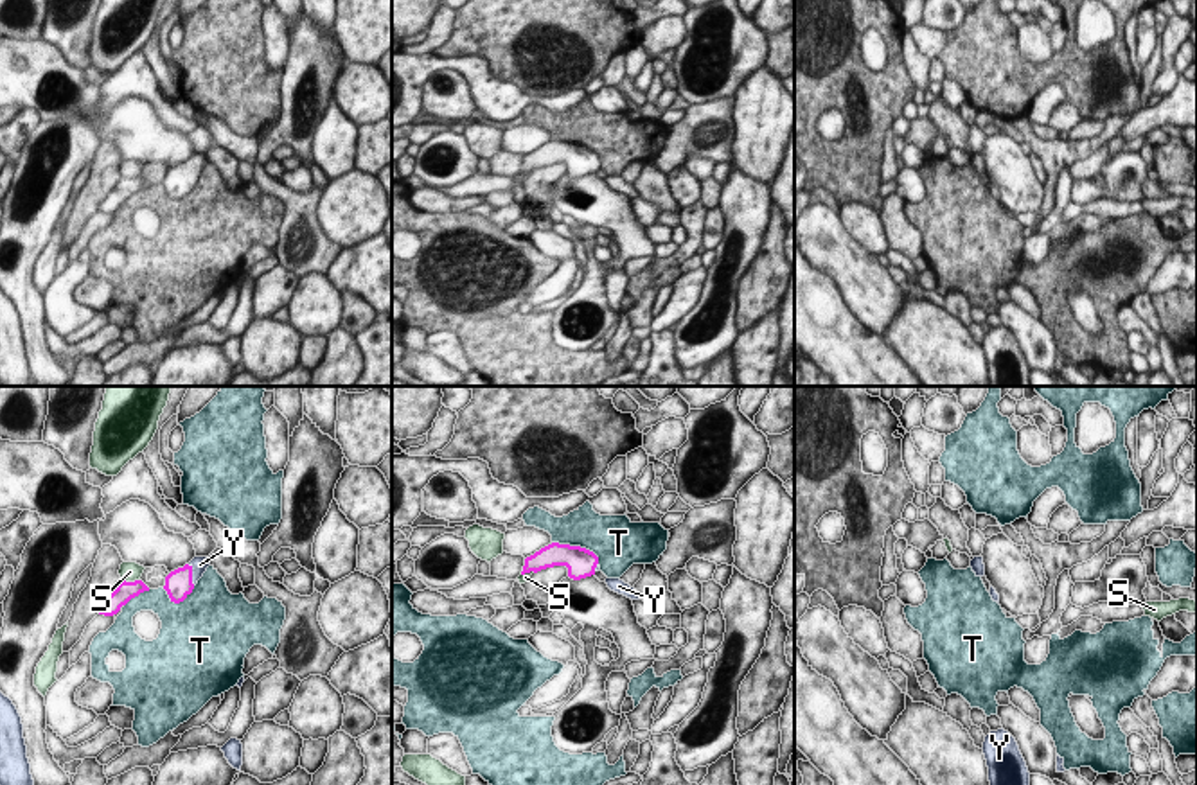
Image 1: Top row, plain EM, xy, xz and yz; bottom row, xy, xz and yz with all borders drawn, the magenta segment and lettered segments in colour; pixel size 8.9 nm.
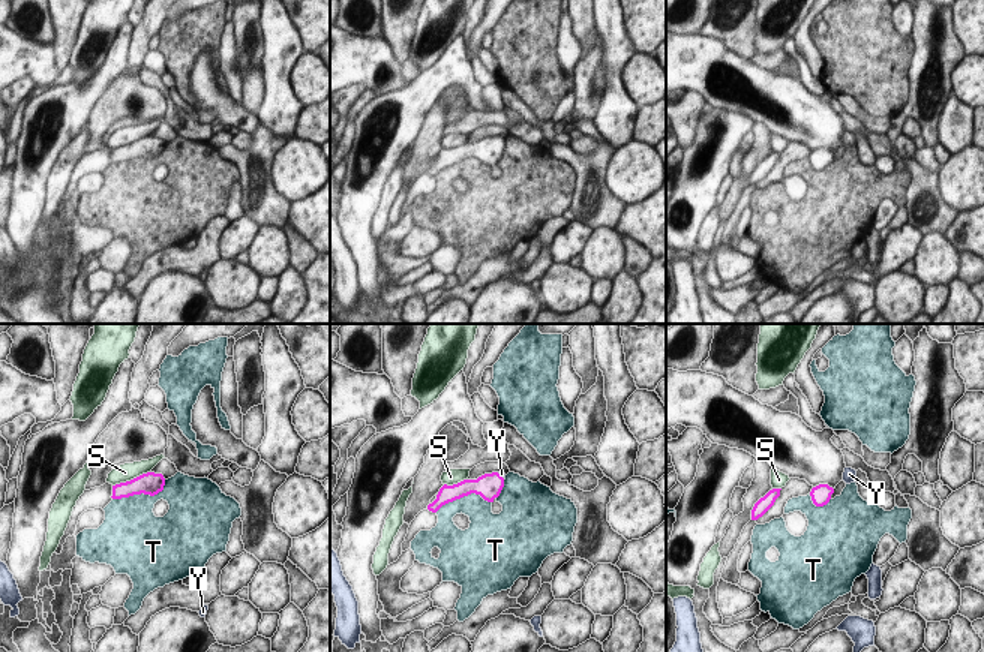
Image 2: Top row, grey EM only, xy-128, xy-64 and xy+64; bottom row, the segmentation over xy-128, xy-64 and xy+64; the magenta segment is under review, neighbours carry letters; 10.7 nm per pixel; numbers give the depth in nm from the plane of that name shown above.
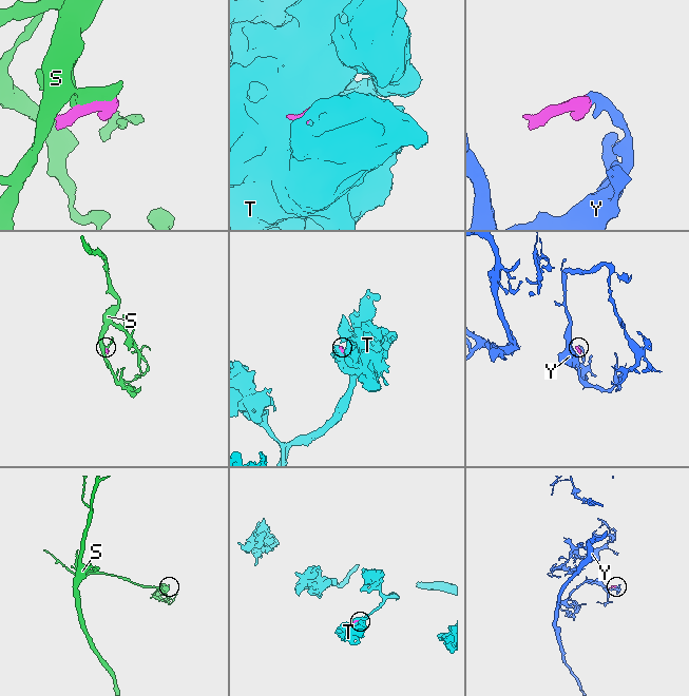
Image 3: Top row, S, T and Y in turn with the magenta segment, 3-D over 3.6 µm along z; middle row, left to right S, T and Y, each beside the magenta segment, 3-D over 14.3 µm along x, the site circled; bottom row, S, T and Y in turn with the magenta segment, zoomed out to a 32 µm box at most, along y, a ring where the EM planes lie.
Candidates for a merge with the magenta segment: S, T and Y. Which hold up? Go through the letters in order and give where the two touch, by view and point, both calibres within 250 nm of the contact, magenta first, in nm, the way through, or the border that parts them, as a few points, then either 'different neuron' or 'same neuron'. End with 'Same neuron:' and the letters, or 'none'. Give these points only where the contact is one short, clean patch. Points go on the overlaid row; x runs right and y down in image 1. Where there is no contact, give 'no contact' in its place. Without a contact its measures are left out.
S: meets magenta in xy at (130, 582); 170 nm thick on the magenta side, 190 nm on the other; different neuron
T: meets magenta in xz at (577, 546); 280 nm thick on the magenta side, 360 nm on the other; different neuron
Y: meets magenta in xy at (191, 575); 240 nm thick on the magenta side, 140 nm on the other; runs through xy (178, 584), (191, 575), (200, 564); same neuron
Same neuron: Y

